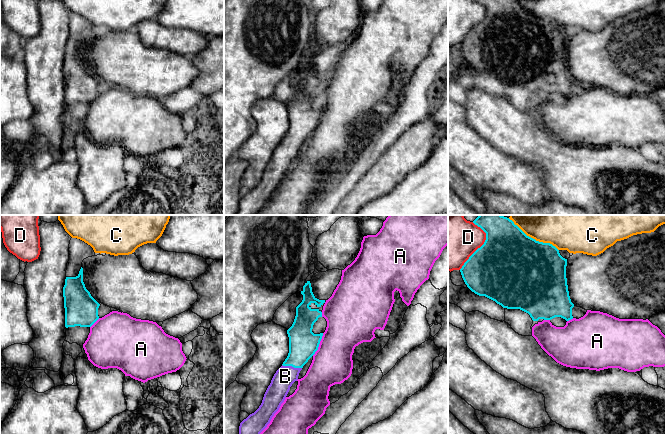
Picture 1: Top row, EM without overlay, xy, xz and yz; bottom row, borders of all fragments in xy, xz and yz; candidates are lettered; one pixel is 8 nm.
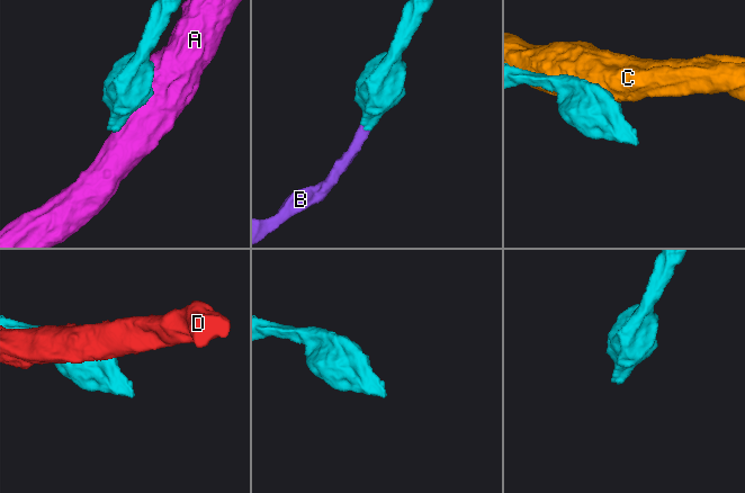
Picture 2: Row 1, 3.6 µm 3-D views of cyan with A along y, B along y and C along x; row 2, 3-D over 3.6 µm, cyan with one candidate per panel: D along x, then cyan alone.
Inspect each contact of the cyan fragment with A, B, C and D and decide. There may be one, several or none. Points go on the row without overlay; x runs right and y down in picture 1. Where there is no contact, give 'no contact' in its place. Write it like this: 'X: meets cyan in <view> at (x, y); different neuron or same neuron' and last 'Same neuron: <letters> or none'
A: meets cyan in xz at (319, 119); different neuron
B: meets cyan in xz at (292, 142); same neuron
C: meets cyan in yz at (535, 16); different neuron
D: meets cyan in yz at (480, 23); different neuron
Same neuron: B

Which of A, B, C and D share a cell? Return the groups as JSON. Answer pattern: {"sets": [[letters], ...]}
{"sets": [["A"], ["B"], ["C"], ["D"]]}

